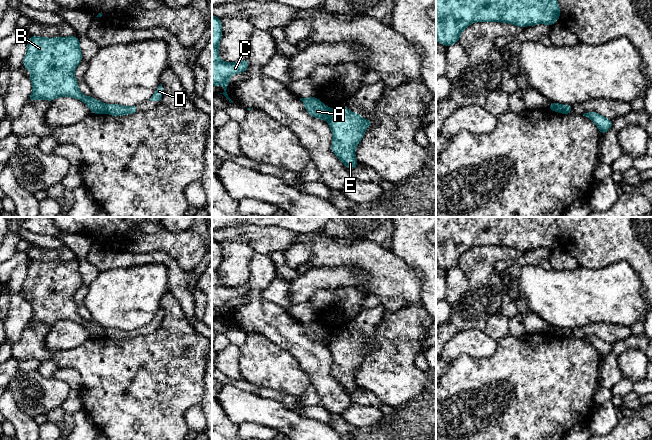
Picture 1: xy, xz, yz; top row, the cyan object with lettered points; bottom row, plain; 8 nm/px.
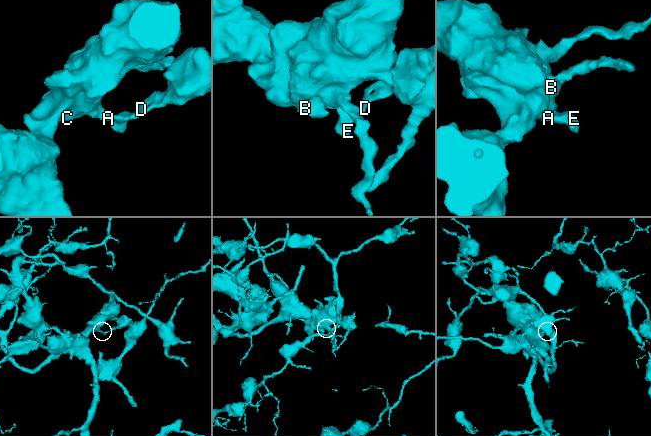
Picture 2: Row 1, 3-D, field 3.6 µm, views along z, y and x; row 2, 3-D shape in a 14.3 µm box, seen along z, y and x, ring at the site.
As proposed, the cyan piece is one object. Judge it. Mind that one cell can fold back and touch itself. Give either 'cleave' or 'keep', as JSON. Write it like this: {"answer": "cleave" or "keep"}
{"answer": "cleave"}

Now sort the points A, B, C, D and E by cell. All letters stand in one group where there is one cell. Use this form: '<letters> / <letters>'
A B C / D E

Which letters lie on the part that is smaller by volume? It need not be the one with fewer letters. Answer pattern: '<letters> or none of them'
D, E

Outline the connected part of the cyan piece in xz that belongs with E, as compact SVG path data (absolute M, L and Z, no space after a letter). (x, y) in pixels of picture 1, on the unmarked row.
M345 330L332 334L328 344L328 348L333 358L331 375L337 379L346 392L353 394L359 388L355 382L355 372L363 362L366 352L373 347L372 344L363 343L359 337L352 337Z

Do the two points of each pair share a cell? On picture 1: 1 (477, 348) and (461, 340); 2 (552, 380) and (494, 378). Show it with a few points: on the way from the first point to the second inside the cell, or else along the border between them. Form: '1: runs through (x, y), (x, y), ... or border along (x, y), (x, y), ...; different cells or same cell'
1: runs through (473, 344), (465, 343); same cell
2: runs through (538, 380), (508, 379); same cell

